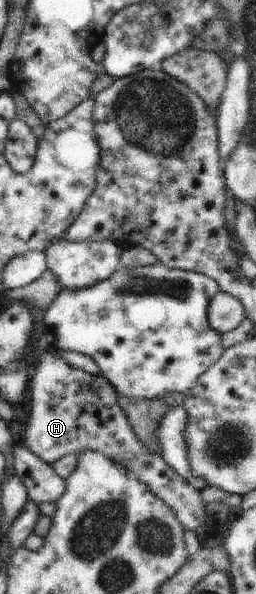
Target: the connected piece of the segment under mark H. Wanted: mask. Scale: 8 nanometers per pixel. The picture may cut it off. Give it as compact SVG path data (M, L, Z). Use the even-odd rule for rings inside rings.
M44 352L35 374L30 378L26 410L28 421L24 434L28 450L54 465L58 460L70 454L82 452L102 452L116 466L130 470L137 480L162 500L173 512L182 527L188 531L197 531L205 523L206 504L202 500L201 490L196 490L188 480L167 467L160 454L153 454L135 436L128 423L124 410L118 404L118 396L112 384L104 378L92 376L82 370L72 368L56 352Z

